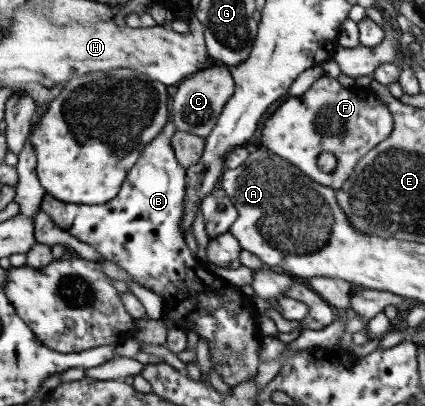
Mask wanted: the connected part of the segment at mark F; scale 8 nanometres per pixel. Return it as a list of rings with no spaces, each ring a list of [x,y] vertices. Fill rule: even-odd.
[[[323,75],[310,86],[306,93],[299,97],[290,96],[276,109],[262,127],[262,143],[272,154],[278,155],[292,165],[296,165],[298,169],[302,169],[306,176],[316,183],[338,190],[346,183],[346,179],[350,178],[362,157],[365,157],[371,151],[370,149],[374,149],[376,145],[387,139],[392,134],[393,128],[392,112],[382,101],[379,101],[370,88],[362,88],[357,85],[344,88],[338,80]],[[322,152],[335,154],[338,165],[334,172],[326,174],[319,171],[316,161]]]

